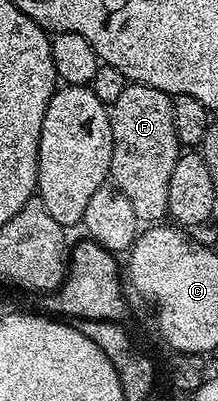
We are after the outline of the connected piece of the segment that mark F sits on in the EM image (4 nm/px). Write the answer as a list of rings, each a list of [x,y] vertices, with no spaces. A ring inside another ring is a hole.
[[[128,84],[109,108],[111,115],[110,181],[129,200],[141,224],[159,224],[168,217],[169,179],[181,147],[173,124],[172,95],[152,86]]]

